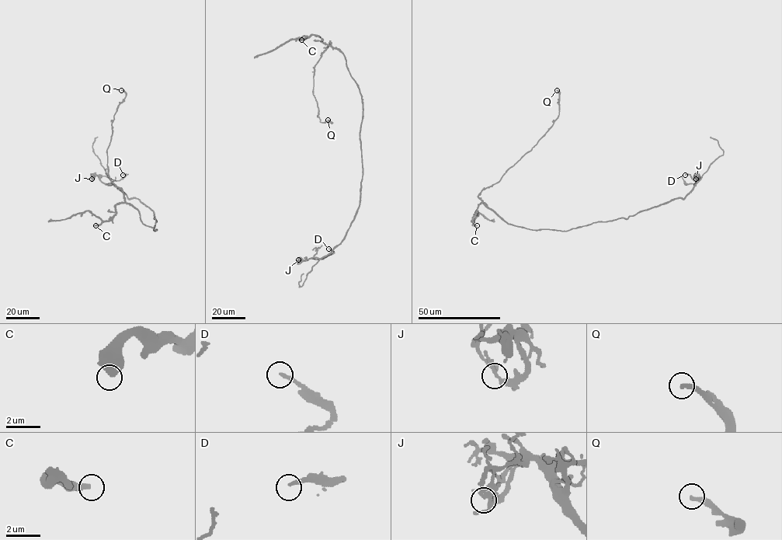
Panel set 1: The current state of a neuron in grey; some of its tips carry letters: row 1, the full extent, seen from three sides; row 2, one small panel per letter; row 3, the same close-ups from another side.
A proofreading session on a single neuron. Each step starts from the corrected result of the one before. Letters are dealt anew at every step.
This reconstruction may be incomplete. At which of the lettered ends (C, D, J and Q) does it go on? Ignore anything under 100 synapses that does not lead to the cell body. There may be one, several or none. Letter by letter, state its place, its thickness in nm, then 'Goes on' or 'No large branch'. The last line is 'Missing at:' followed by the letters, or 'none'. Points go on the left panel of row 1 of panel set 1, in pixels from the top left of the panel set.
C: Place: (95, 225). Thickness 500 nm. No large branch
D: Place: (123, 175). Thickness 200 nm. No large branch
J: Place: (92, 179). Thickness 170 nm. No large branch
Q: Place: (121, 90). Thickness 260 nm. No large branch
Missing at: none

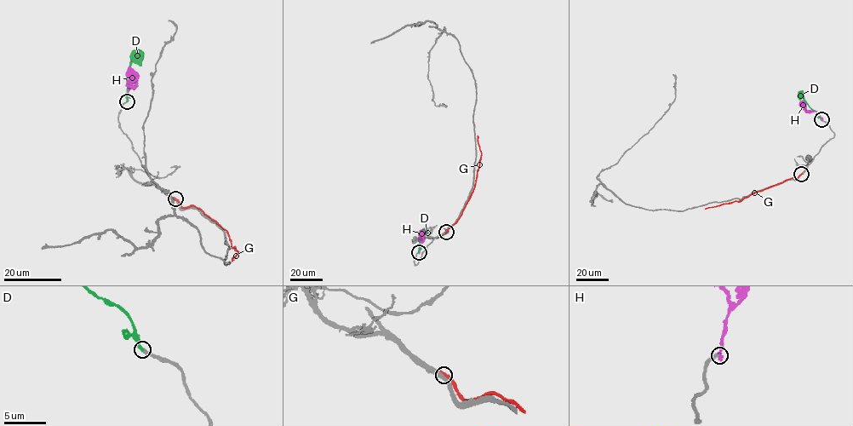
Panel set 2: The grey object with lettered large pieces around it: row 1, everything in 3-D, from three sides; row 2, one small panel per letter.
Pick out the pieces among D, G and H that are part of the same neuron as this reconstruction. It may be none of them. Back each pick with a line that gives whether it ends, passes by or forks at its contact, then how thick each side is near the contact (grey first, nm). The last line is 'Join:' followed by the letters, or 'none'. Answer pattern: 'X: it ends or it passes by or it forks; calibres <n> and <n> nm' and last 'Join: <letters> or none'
D: it ends; calibres 240 and 340 nm
Join: D

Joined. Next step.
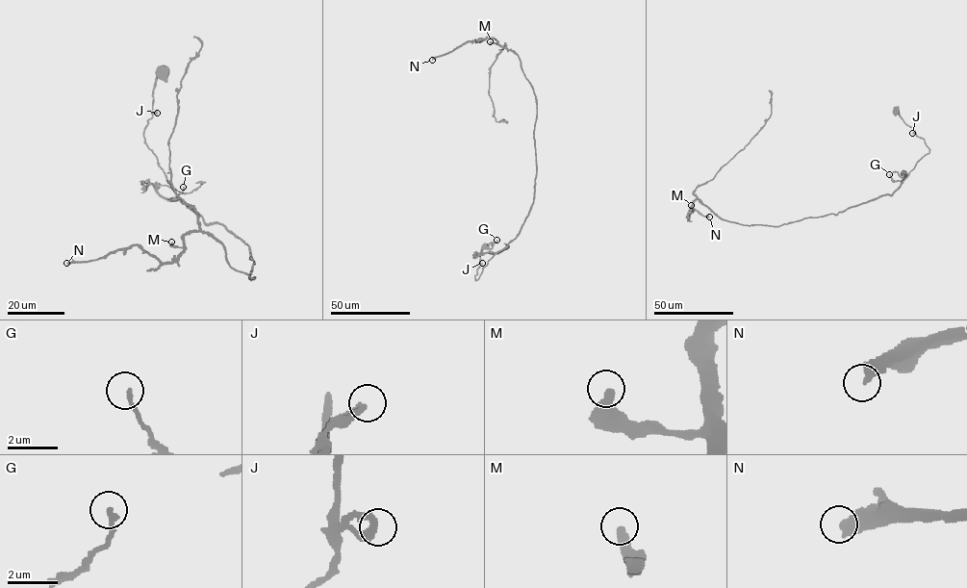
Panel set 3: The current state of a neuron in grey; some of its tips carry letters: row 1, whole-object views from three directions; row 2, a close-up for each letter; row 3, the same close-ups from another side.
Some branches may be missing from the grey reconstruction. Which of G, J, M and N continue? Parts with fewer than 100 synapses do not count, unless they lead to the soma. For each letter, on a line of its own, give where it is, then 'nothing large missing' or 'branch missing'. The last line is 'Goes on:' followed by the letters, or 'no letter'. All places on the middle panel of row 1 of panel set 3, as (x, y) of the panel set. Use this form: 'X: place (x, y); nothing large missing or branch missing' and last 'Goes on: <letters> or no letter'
G: place (496, 240); nothing large missing
J: place (482, 263); nothing large missing
M: place (490, 41); nothing large missing
N: place (432, 60); branch missing
Goes on: N

